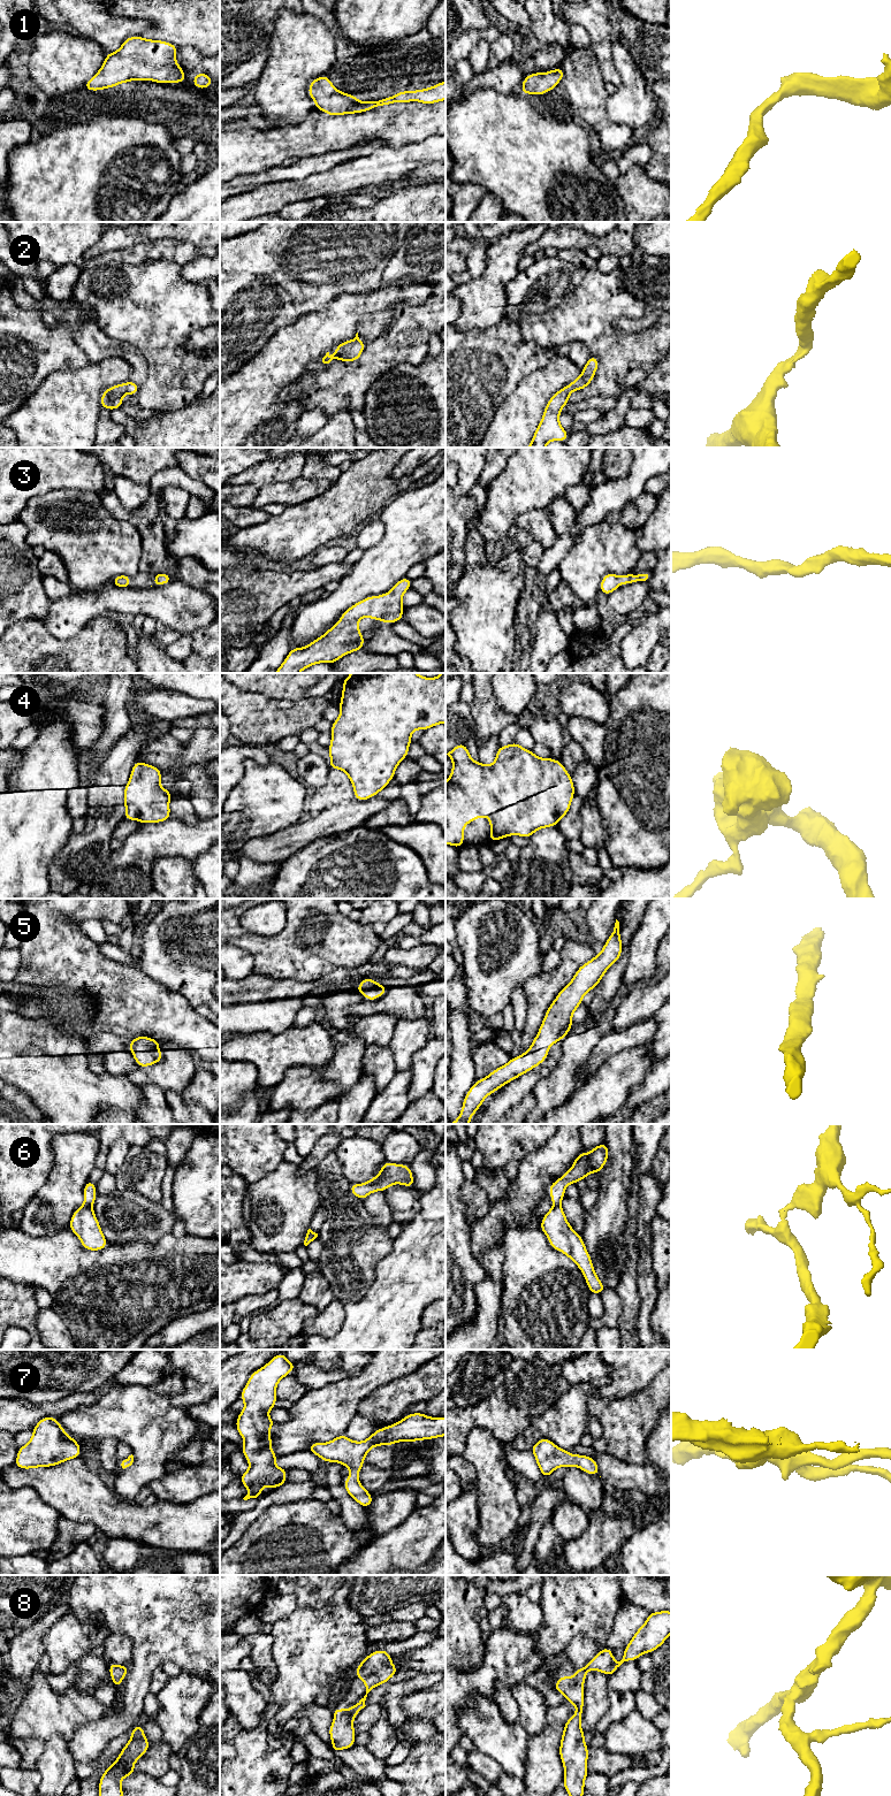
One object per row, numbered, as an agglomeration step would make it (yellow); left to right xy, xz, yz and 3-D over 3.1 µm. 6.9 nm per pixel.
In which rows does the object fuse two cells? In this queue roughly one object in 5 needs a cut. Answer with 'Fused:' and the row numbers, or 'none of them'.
Fused: 6

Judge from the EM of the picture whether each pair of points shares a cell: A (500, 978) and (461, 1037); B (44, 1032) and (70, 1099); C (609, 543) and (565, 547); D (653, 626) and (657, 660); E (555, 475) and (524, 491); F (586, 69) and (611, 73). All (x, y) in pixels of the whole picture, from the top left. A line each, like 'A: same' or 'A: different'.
A: different
B: same
C: different
D: different
E: same
F: different

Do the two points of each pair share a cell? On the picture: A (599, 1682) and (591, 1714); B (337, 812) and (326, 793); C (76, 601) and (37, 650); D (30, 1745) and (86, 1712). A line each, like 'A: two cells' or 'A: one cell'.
A: one cell
B: two cells
C: two cells
D: two cells

